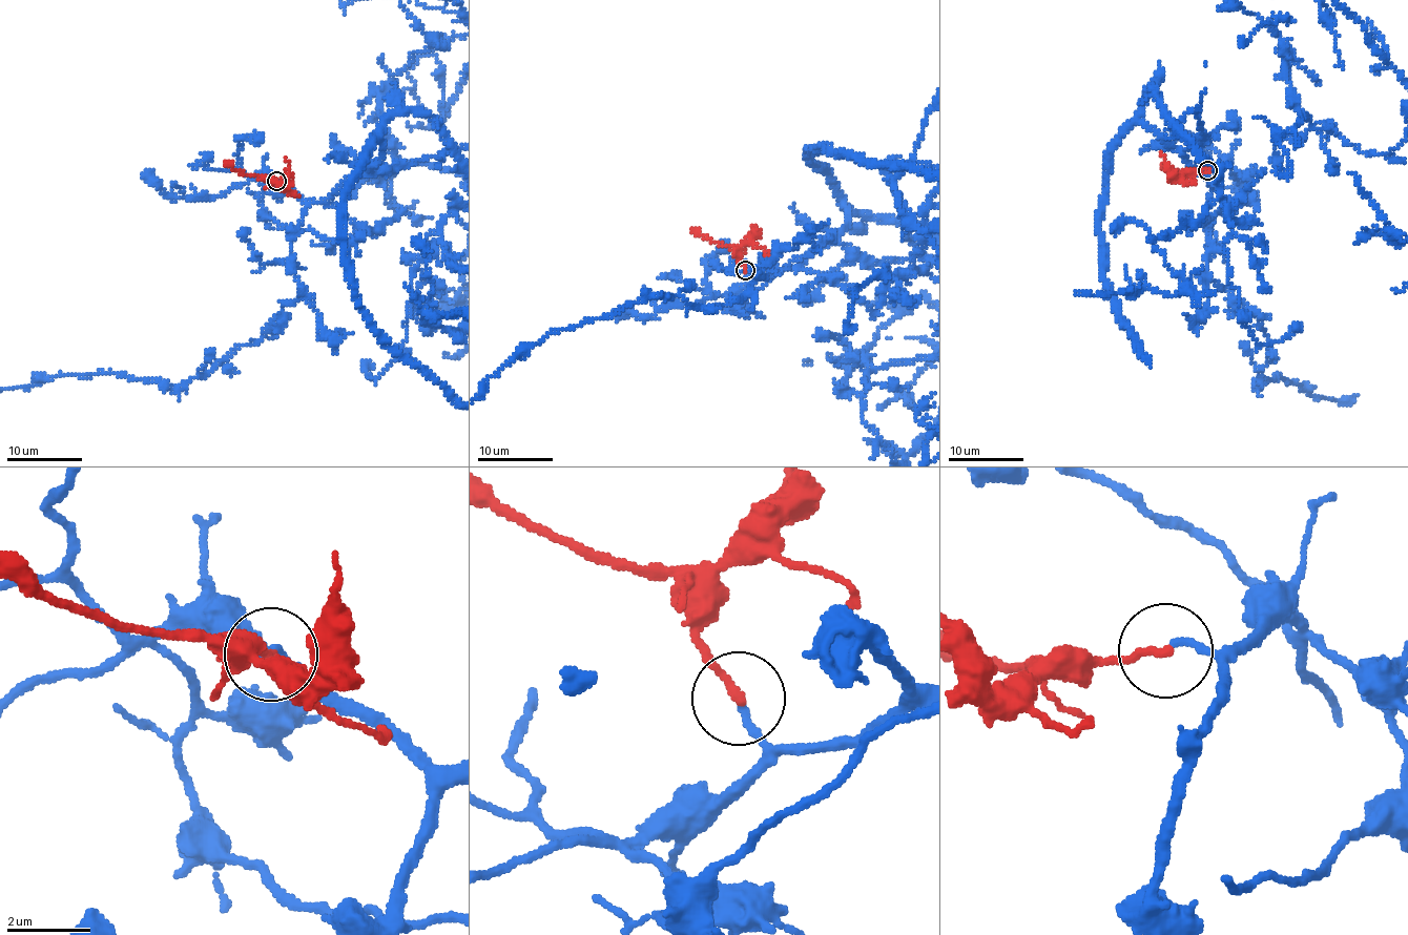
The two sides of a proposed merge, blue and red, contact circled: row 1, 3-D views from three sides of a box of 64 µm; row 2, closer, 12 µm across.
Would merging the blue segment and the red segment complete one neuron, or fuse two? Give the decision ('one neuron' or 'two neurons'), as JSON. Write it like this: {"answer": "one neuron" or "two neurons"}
{"answer": "one neuron"}

